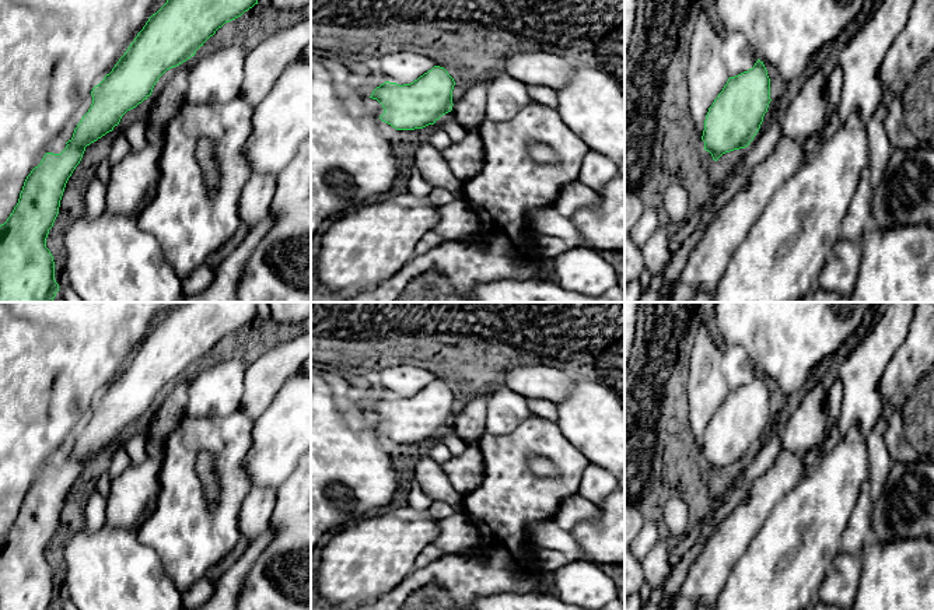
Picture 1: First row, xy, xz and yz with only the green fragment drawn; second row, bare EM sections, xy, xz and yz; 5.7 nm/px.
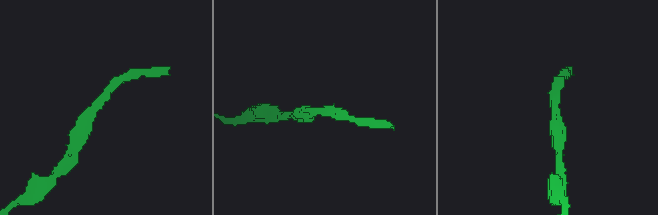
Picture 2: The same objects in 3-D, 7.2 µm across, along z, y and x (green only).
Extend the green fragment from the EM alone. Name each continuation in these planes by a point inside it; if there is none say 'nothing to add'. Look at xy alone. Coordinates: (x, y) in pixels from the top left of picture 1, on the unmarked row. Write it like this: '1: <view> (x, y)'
nothing to add

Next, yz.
nothing to add

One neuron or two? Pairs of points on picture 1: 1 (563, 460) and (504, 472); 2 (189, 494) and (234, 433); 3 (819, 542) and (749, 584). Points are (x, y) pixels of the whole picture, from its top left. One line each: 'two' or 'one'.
1: one
2: one
3: one

